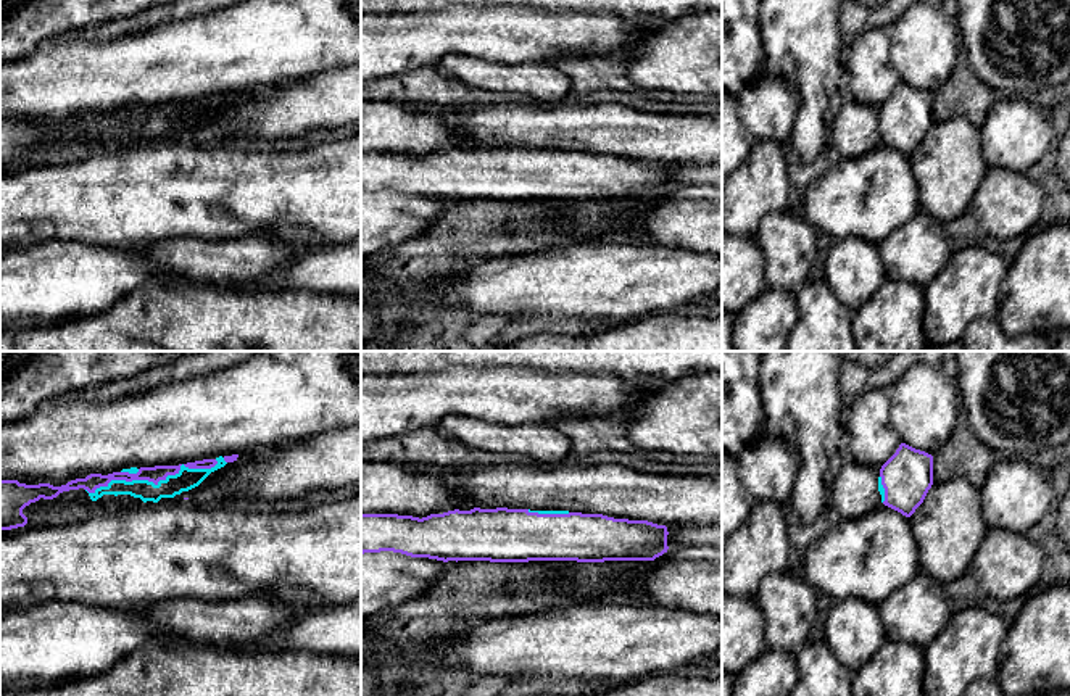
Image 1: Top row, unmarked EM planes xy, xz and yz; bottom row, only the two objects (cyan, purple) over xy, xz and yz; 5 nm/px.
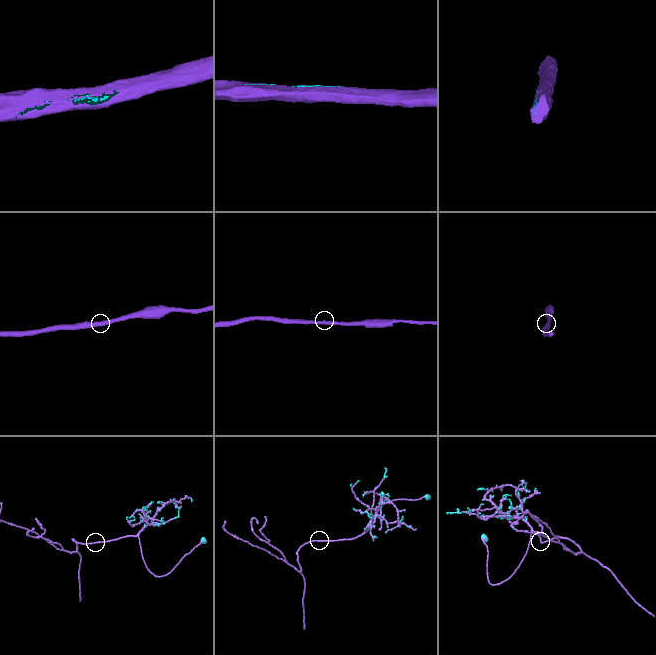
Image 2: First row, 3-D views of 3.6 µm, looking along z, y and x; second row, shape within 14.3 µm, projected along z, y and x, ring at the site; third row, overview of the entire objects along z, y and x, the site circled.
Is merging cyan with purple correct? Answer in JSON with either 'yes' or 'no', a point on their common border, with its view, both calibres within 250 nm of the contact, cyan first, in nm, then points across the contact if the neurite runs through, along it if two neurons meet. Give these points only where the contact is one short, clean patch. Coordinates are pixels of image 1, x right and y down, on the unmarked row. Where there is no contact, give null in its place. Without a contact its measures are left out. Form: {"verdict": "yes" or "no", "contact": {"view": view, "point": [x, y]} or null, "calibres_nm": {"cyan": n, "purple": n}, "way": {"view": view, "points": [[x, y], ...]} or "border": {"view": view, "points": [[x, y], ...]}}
{"verdict": "yes", "contact": {"view": "xy", "point": [152, 121]}, "calibres_nm": {"cyan": 110, "purple": 80}}

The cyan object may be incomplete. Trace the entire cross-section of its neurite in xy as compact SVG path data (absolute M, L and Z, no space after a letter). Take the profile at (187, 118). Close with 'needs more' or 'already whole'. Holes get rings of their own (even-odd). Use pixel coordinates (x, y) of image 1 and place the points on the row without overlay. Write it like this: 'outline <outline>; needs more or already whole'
outline M238 93L219 95L179 105L131 106L108 114L90 113L61 126L50 122L26 124L18 119L0 119L0 169L24 166L23 148L31 142L53 139L63 130L84 127L92 140L103 134L131 134L143 142L158 142L198 126L211 111L237 100Z; needs more

